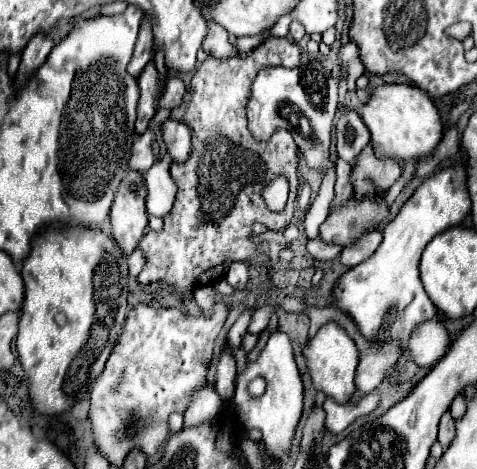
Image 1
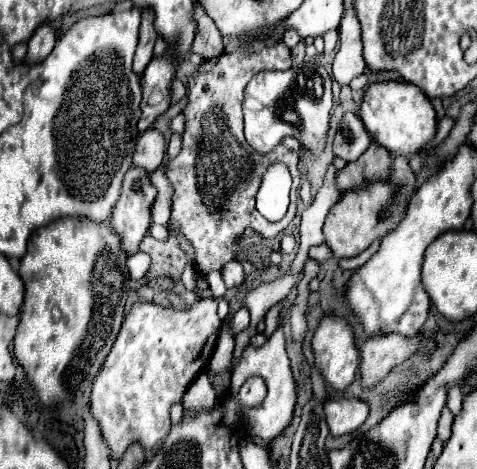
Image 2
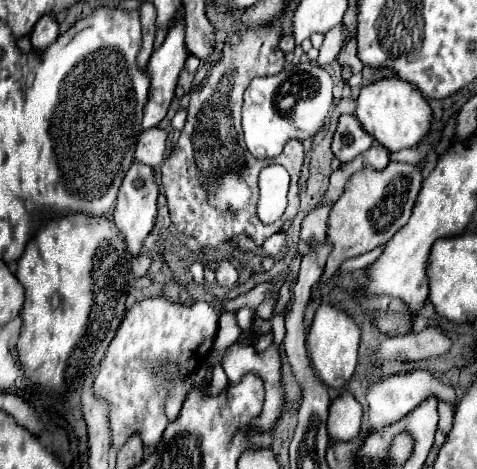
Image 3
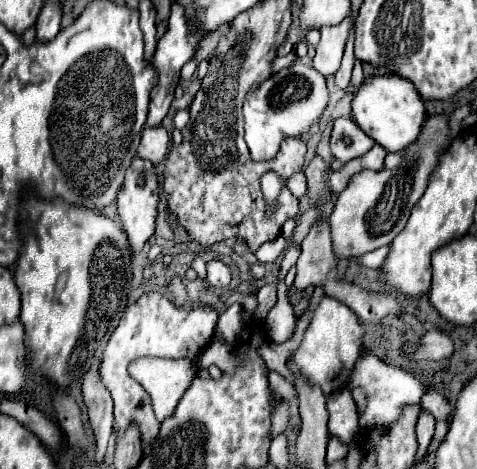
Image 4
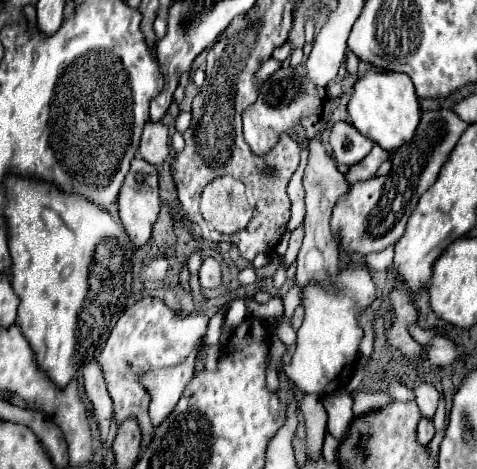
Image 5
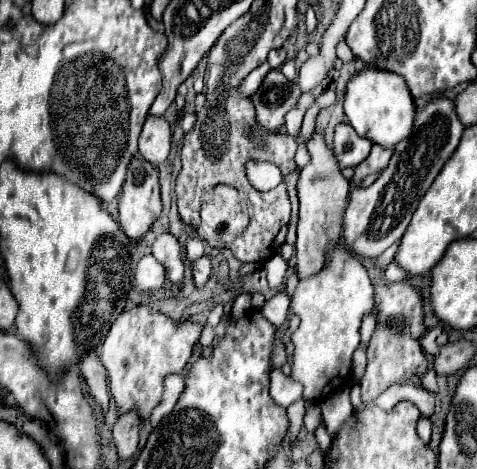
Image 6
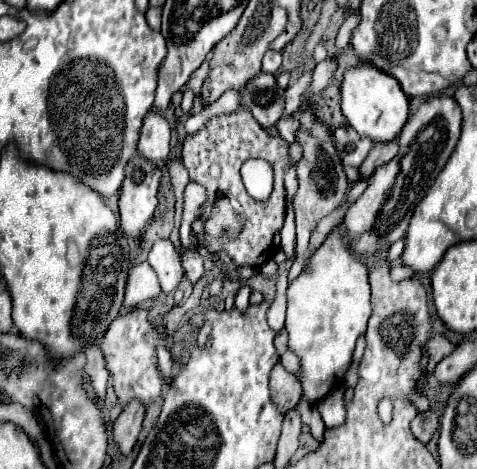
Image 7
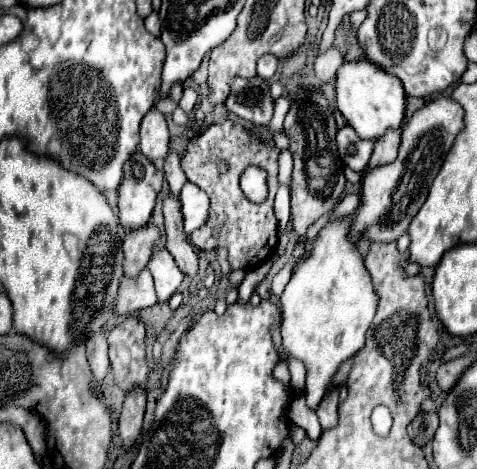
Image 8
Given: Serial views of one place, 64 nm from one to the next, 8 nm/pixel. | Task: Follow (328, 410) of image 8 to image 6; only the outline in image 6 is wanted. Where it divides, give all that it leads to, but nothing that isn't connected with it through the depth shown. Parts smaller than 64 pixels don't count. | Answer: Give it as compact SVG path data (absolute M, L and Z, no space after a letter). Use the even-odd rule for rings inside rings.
M348 390L330 394L328 398L324 398L320 402L320 410L322 410L322 420L326 424L326 430L330 436L336 434L336 430L344 424L344 420L352 414L352 404L348 398Z

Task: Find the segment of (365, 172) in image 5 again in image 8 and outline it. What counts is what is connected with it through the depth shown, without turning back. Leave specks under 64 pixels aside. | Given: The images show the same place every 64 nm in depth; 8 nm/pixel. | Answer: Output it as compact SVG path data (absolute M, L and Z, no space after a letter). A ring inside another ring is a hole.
M402 126L400 128L388 128L378 140L376 140L376 146L374 146L374 154L370 158L370 168L376 168L376 166L382 166L382 164L388 164L392 160L396 160L396 154L398 154L398 146L400 146L400 138L402 138Z

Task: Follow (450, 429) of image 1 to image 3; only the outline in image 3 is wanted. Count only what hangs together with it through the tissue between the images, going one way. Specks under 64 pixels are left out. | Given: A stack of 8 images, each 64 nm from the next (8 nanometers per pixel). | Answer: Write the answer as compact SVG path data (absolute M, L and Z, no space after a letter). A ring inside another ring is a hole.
M440 400L440 402L438 402L438 416L440 416L440 430L442 430L444 434L448 434L450 428L452 428L454 406L448 404L448 402L444 402L444 400Z

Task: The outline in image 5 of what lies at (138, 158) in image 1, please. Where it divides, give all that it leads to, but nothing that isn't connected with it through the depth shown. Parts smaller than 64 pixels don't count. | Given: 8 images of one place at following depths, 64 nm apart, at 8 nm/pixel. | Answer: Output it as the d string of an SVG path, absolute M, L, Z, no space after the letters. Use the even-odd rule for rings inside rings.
M146 122L138 150L146 162L150 162L154 166L164 164L170 154L168 128L162 122Z

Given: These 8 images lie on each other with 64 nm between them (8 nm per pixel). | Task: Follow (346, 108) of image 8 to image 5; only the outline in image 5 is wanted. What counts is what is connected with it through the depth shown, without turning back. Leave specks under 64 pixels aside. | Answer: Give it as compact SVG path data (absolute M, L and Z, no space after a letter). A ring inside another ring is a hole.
M370 70L354 82L348 102L348 114L352 126L356 126L362 136L370 138L384 150L394 152L402 142L414 136L414 130L420 122L420 104L412 80L406 74Z

